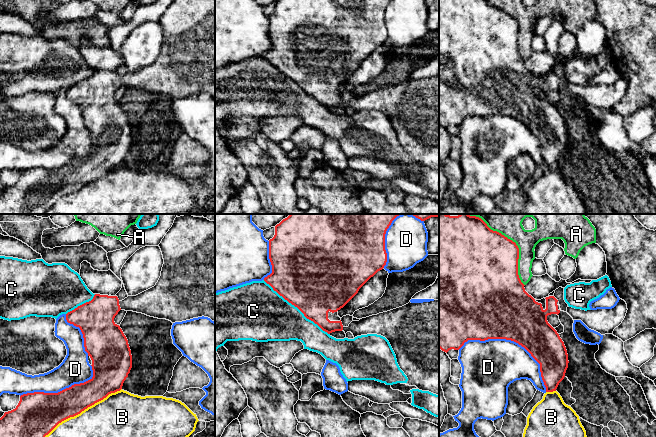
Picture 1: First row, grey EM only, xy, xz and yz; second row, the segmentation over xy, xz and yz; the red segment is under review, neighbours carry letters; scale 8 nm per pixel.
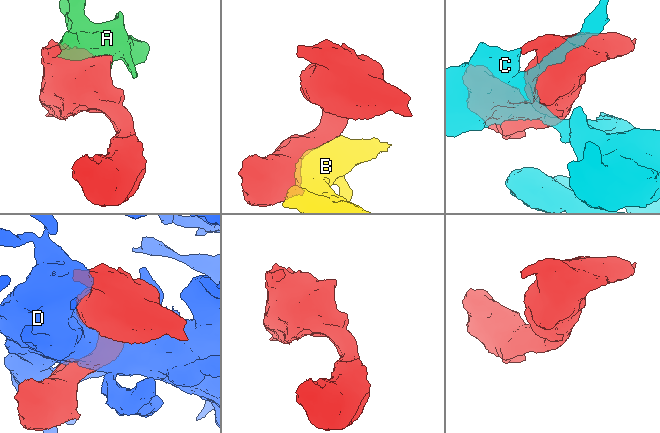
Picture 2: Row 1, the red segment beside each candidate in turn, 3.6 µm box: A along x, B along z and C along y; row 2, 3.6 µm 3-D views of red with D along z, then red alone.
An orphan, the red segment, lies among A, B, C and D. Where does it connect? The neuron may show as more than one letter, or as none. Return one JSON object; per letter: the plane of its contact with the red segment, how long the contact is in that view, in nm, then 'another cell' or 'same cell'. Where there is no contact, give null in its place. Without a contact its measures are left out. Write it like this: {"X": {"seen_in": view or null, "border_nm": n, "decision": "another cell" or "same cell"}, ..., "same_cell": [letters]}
{"A": {"seen_in": "yz", "border_nm": 600, "decision": "another cell"}, "B": {"seen_in": "xy", "border_nm": 750, "decision": "another cell"}, "C": {"seen_in": "xz", "border_nm": 700, "decision": "another cell"}, "D": {"seen_in": "yz", "border_nm": 800, "decision": "another cell"}, "same_cell": []}

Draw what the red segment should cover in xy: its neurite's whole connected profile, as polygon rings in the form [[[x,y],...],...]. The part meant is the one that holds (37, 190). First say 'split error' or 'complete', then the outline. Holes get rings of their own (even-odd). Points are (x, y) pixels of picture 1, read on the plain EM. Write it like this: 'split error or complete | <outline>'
split error | [[[173,0],[159,23],[164,40],[154,63],[122,77],[117,72],[95,70],[91,77],[66,90],[67,98],[79,103],[83,110],[85,127],[92,136],[93,153],[58,169],[21,171],[16,184],[0,194],[0,214],[45,214],[62,197],[122,165],[132,144],[132,131],[126,112],[114,98],[120,86],[172,99],[202,92],[215,98],[215,0]]]

